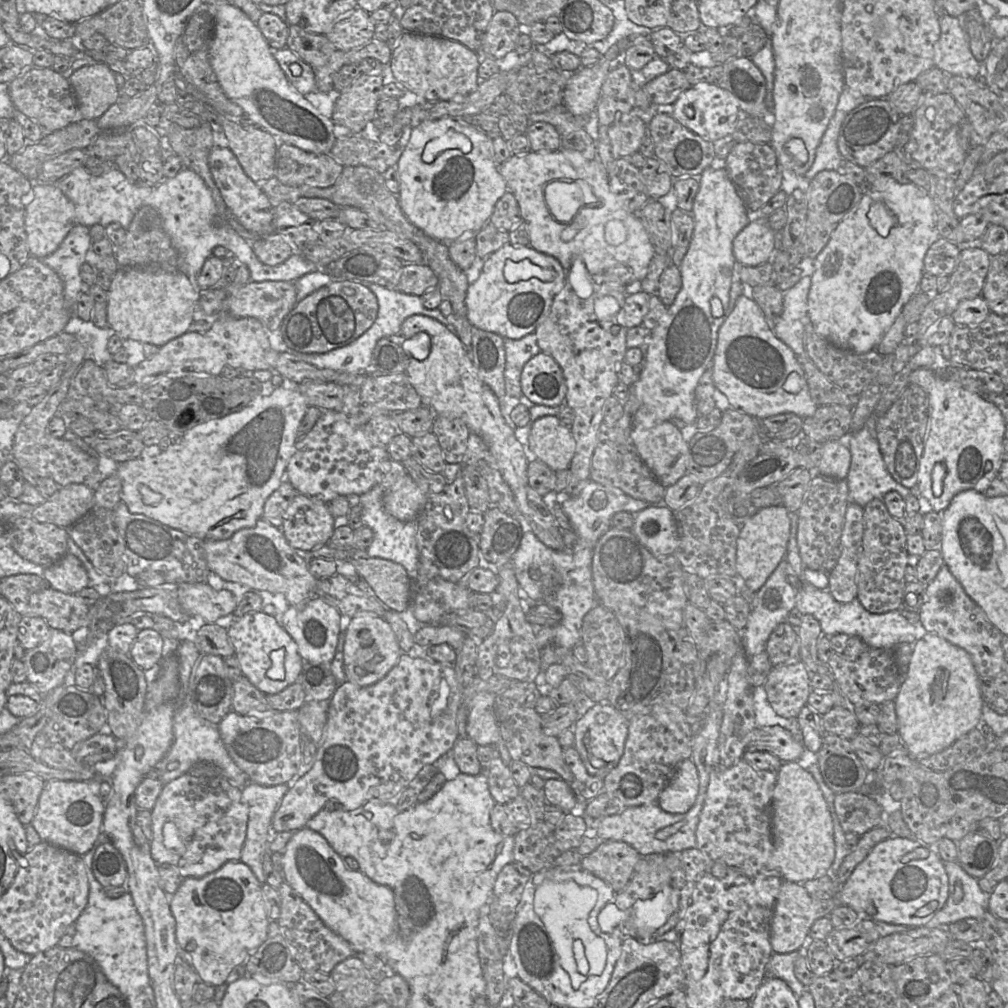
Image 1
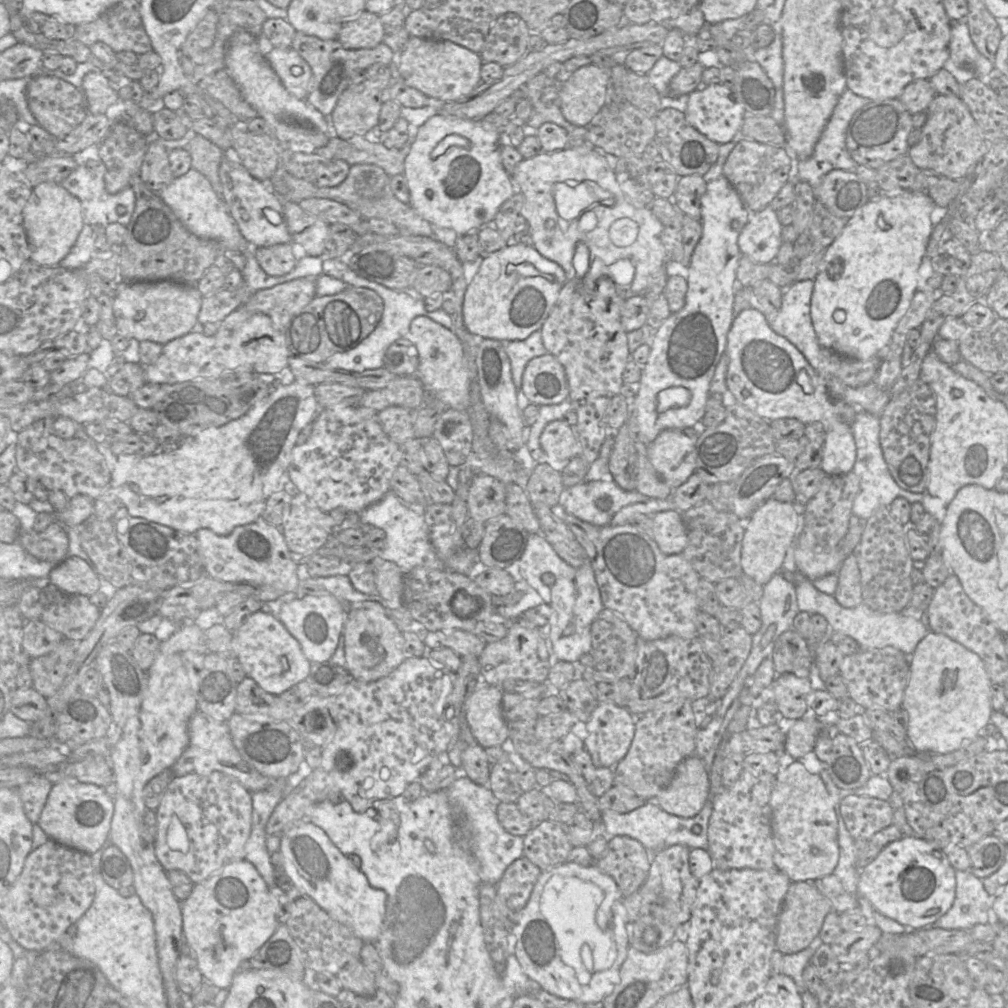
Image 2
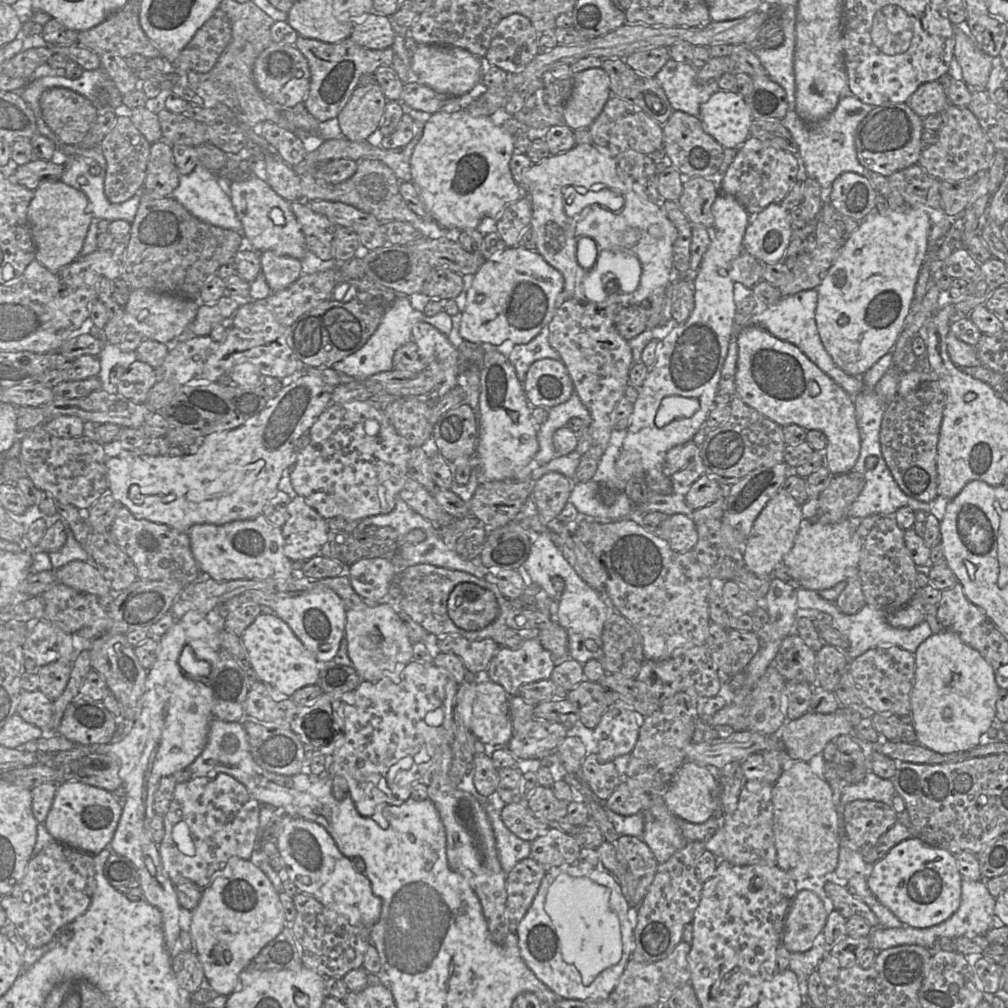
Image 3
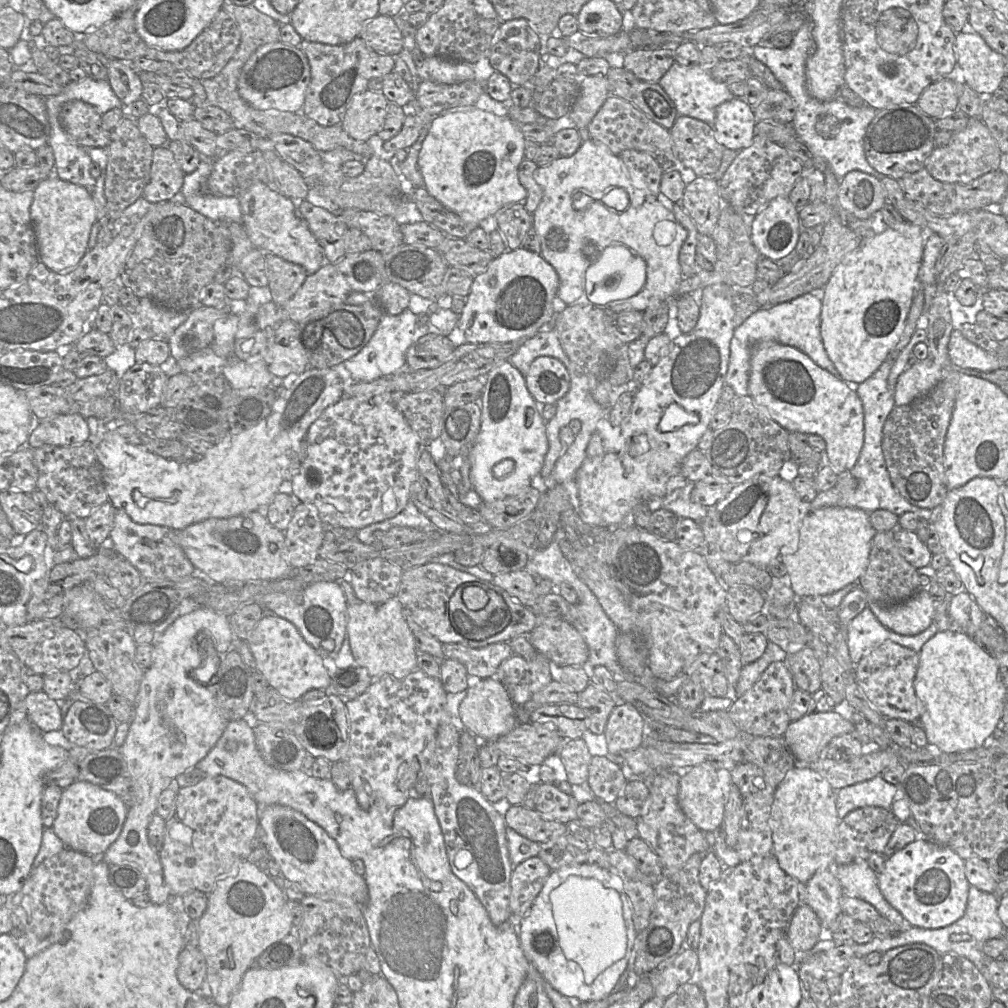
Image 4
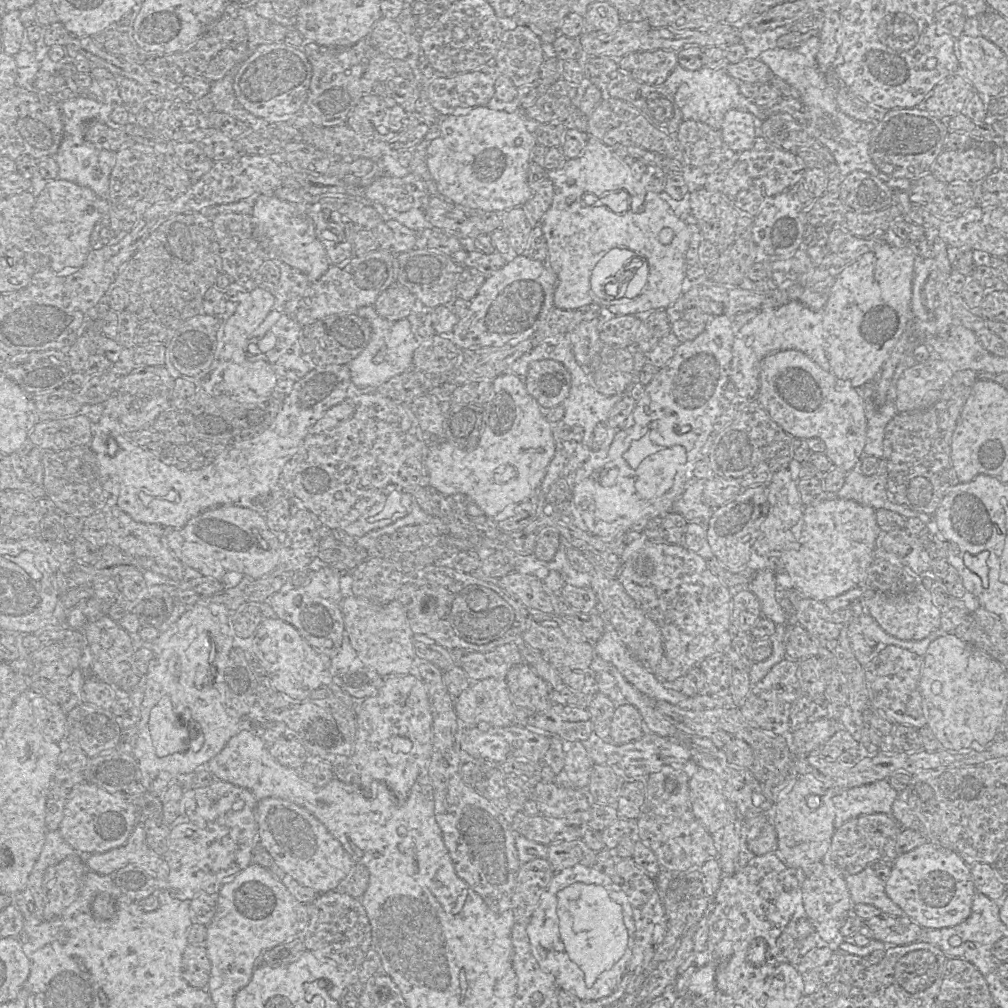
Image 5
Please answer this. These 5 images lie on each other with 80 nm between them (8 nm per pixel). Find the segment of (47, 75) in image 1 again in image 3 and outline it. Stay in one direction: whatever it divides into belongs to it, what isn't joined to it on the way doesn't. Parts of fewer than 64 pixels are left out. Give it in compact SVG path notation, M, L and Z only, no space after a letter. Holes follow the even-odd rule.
M64 87L46 89L40 107L46 125L69 145L81 143L98 115L95 103Z

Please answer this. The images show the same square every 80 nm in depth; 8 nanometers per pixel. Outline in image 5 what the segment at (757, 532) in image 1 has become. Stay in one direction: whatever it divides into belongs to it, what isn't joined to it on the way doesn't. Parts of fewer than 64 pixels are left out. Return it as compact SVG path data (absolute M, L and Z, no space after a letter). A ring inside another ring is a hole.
M788 468L778 471L768 484L768 513L764 519L759 536L753 544L753 552L767 556L770 554L781 554L797 547L801 536L801 519L804 514L805 505L797 487L797 480Z

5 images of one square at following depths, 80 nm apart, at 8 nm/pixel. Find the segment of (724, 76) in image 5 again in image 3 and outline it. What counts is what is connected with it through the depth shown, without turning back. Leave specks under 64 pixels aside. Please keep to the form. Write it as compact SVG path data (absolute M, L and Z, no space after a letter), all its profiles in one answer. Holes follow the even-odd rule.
M670 58L654 78L664 90L673 110L698 117L701 105L707 102L719 88L716 82L710 82L708 84L698 83L696 74L697 69L692 65L681 63Z

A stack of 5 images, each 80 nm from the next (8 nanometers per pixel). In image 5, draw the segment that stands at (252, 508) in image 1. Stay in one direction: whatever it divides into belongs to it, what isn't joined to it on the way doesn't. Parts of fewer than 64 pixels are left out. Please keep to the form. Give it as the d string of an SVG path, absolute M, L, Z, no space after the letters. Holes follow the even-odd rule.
M348 365L315 367L295 381L275 420L264 432L247 440L222 444L225 449L214 460L209 460L207 466L197 470L180 470L175 465L166 464L148 448L140 447L128 440L120 420L115 415L105 414L105 411L100 422L94 426L94 437L90 448L98 465L103 490L111 504L115 504L136 522L156 524L167 529L180 529L189 520L213 507L233 504L253 506L256 497L268 493L278 483L295 508L294 482L288 483L282 480L282 471L287 462L302 447L312 426L329 409L343 402L352 392L353 383Z

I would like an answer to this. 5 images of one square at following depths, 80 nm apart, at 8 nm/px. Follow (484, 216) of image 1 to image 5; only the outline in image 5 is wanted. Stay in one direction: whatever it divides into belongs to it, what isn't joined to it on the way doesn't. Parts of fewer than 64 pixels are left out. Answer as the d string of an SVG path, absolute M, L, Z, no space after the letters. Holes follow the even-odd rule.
M478 106L442 118L440 135L427 149L427 165L438 191L454 204L486 212L504 211L523 207L532 196L527 171L536 144L532 126L522 115Z

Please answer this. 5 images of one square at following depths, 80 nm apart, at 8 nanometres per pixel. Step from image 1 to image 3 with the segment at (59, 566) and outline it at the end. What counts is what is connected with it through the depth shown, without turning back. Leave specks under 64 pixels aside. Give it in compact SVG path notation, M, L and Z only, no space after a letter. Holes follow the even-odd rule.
M74 560L55 570L57 583L80 592L103 596L112 592L108 582L91 562Z

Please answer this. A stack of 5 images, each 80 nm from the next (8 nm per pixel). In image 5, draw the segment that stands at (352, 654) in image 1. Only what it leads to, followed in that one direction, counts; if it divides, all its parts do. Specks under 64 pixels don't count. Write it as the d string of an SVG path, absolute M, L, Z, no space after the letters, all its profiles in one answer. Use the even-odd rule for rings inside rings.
M346 596L342 602L342 614L346 634L365 666L382 677L416 674L418 658L415 653L415 635L398 599L379 605L356 596Z

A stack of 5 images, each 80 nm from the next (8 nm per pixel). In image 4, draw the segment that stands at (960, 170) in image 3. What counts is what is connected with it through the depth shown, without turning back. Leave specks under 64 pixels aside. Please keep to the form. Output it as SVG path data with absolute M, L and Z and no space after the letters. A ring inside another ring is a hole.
M970 117L966 127L953 131L946 146L935 146L925 161L925 169L938 181L952 184L968 184L976 178L997 170L1000 166L1001 150L981 118Z

